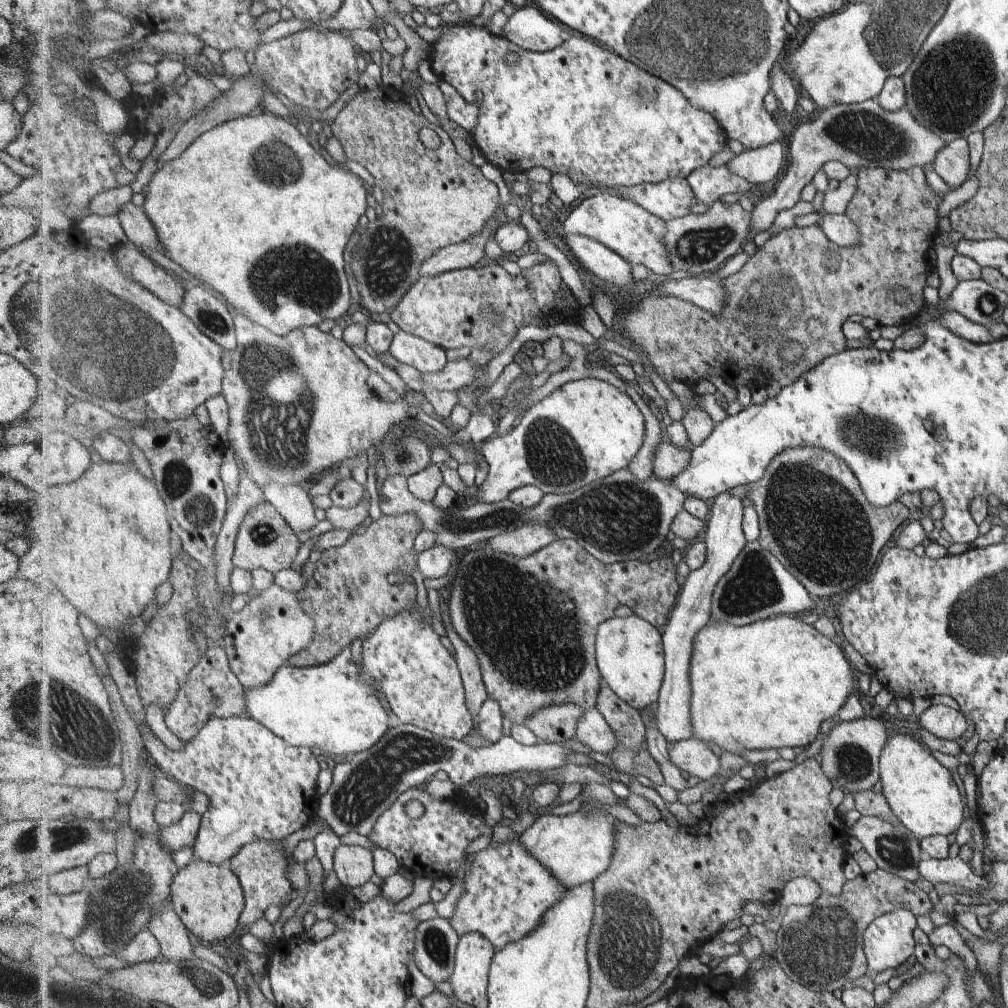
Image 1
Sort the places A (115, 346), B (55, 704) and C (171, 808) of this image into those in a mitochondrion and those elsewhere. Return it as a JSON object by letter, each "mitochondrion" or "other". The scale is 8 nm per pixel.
{"A":"mitochondrion","B":"mitochondrion","C":"other"}

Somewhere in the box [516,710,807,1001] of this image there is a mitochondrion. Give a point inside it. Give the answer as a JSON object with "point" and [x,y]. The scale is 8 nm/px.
{"point":[627,945]}

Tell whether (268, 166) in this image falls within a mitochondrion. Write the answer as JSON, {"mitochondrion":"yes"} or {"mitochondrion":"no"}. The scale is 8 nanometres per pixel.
{"mitochondrion":"yes"}

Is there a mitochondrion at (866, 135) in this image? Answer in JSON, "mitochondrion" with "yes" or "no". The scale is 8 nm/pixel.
{"mitochondrion":"yes"}

